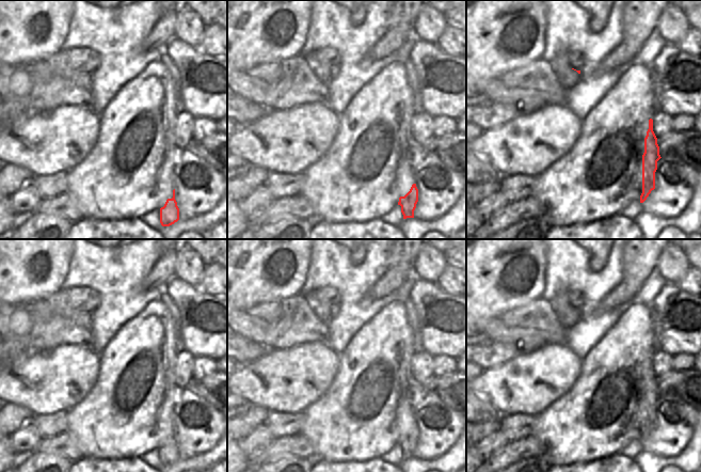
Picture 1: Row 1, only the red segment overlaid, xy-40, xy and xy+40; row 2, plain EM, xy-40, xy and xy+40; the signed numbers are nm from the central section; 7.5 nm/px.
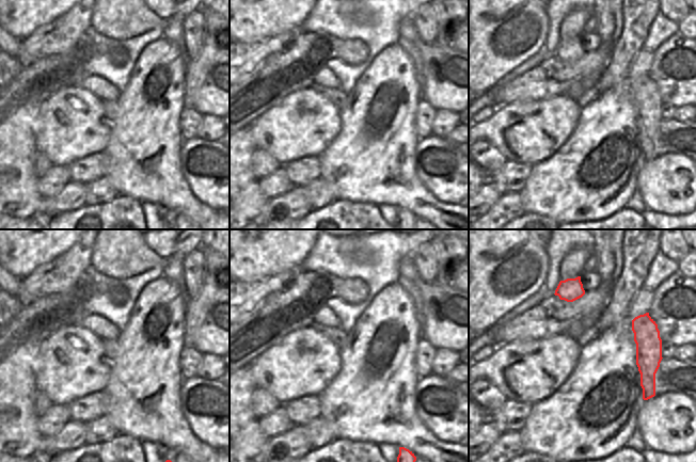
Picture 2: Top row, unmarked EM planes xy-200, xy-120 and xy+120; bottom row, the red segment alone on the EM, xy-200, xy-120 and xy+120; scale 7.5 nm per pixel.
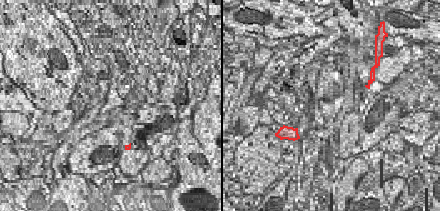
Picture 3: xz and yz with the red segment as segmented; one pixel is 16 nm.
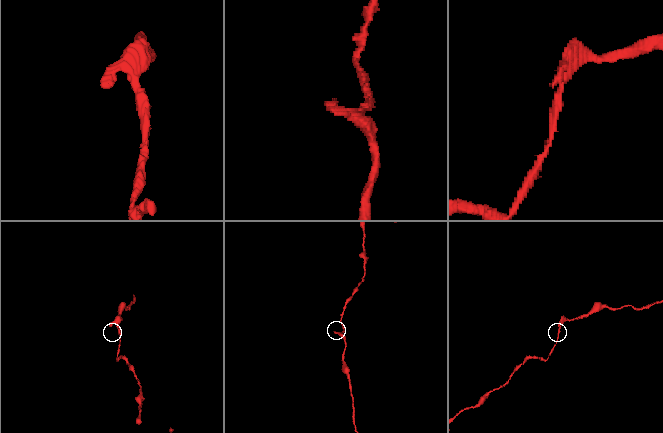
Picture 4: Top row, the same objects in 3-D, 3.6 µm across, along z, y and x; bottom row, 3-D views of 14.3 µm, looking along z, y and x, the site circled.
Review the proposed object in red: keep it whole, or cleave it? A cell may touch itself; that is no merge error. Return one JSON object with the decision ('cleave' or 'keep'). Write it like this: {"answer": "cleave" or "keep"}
{"answer": "keep"}

